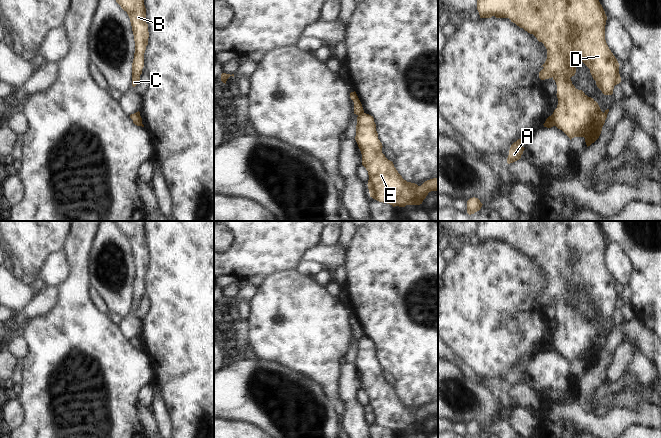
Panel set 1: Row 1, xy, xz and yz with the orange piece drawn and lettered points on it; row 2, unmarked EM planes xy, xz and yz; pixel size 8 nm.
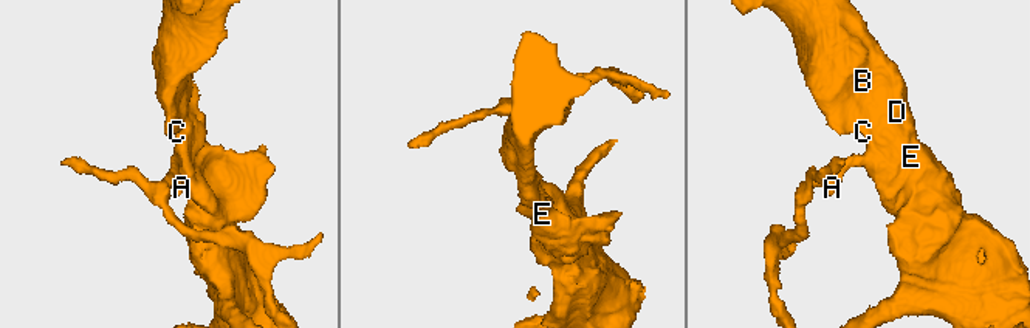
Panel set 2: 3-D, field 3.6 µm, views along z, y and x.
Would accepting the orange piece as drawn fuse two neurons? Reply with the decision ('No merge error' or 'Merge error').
Merge error

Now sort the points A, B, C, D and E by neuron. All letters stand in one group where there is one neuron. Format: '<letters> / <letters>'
A / B C D E

